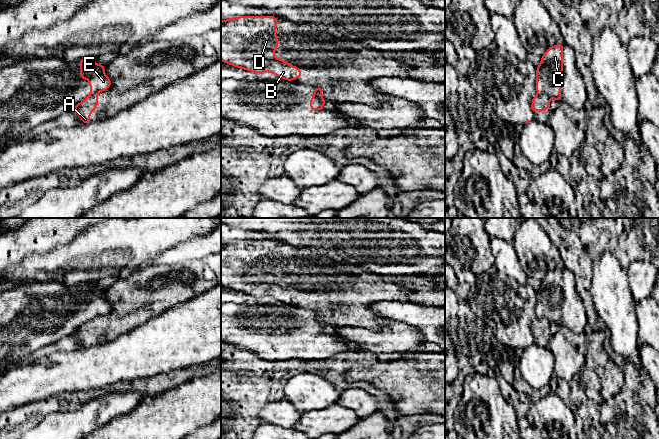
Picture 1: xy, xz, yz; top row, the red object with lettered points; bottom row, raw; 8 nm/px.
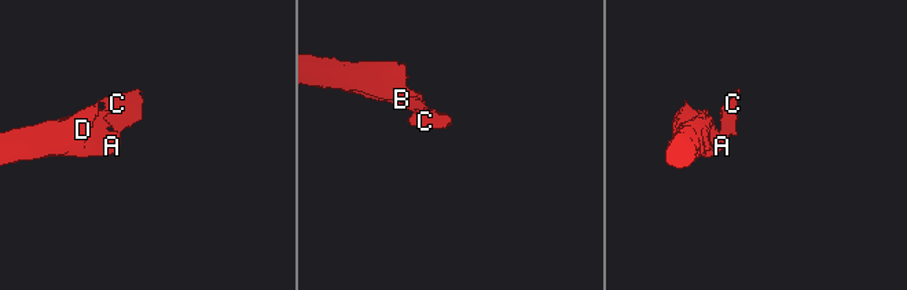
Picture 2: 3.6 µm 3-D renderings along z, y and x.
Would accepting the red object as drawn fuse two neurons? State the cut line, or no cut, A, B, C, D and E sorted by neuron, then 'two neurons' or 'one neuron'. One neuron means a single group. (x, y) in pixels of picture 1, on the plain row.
cut in yz along (538, 316), (544, 317), (549, 322); A B D / C E; two neurons

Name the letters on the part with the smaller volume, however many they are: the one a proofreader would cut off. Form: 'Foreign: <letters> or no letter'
Foreign: C, E

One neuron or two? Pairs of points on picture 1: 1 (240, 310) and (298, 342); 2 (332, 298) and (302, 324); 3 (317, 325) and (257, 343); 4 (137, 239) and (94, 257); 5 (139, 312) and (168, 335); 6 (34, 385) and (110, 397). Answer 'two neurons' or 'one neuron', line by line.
1: one neuron
2: two neurons
3: one neuron
4: one neuron
5: two neurons
6: two neurons

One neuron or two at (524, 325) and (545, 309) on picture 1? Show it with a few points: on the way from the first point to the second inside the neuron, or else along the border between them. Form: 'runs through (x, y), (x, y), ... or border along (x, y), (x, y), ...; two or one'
border along (535, 292), (536, 314), (538, 316); two

